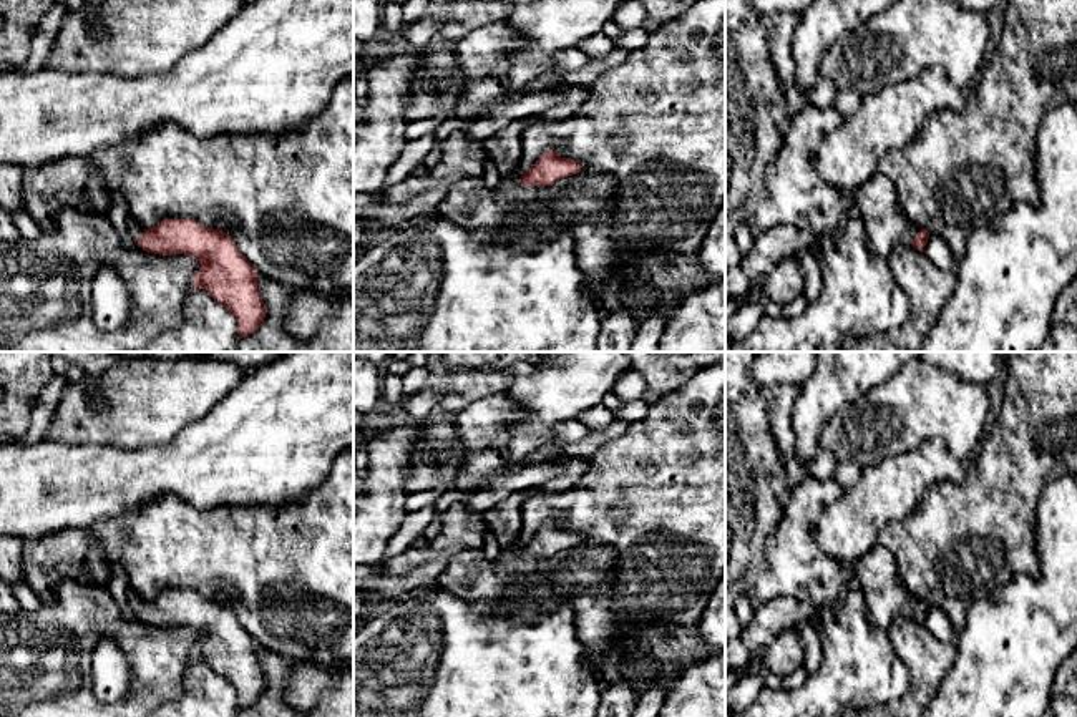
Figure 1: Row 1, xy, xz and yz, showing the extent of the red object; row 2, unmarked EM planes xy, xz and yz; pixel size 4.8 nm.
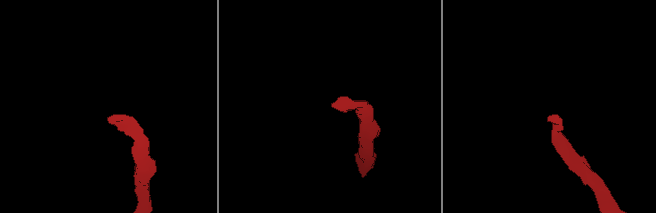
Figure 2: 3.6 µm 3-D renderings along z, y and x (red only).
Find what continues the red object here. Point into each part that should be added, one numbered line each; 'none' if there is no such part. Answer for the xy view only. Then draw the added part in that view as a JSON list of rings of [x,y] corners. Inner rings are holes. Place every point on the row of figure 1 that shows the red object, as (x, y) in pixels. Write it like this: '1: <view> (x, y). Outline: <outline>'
1: xy (135, 229). Outline: [[[129,217],[128,232],[133,239],[138,239],[144,232],[144,229]]]

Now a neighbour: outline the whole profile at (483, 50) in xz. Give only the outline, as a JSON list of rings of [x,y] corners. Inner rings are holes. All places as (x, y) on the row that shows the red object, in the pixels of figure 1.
[[[490,22],[473,28],[455,43],[463,86],[508,70],[506,55],[519,46],[519,38],[506,22]]]

